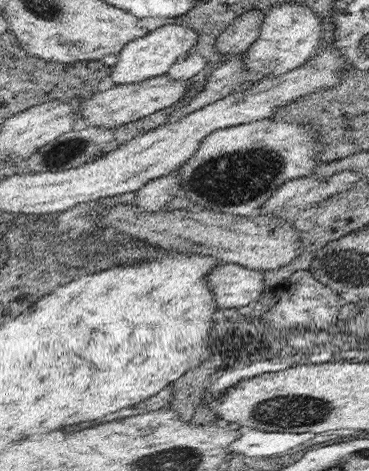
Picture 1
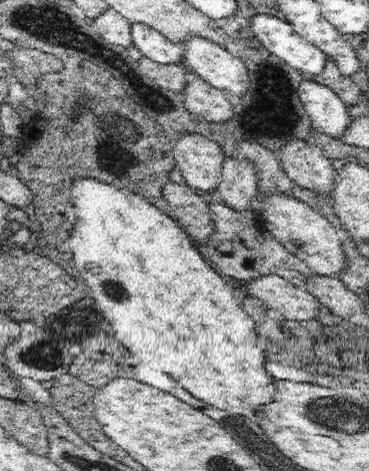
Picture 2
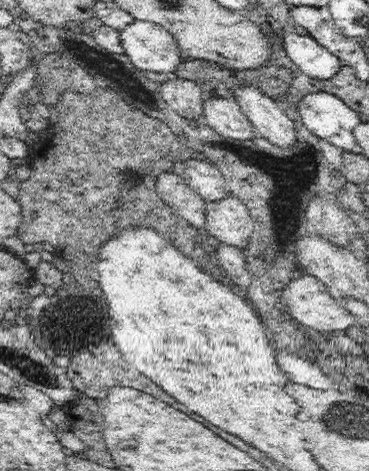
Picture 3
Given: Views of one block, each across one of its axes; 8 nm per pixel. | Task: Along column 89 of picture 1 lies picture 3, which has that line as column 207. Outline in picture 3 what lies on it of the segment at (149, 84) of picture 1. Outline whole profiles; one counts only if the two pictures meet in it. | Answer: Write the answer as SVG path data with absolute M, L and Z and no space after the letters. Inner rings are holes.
M212 96L204 100L206 124L216 130L222 138L230 140L252 140L256 138L250 118L242 112L240 104L234 98Z

